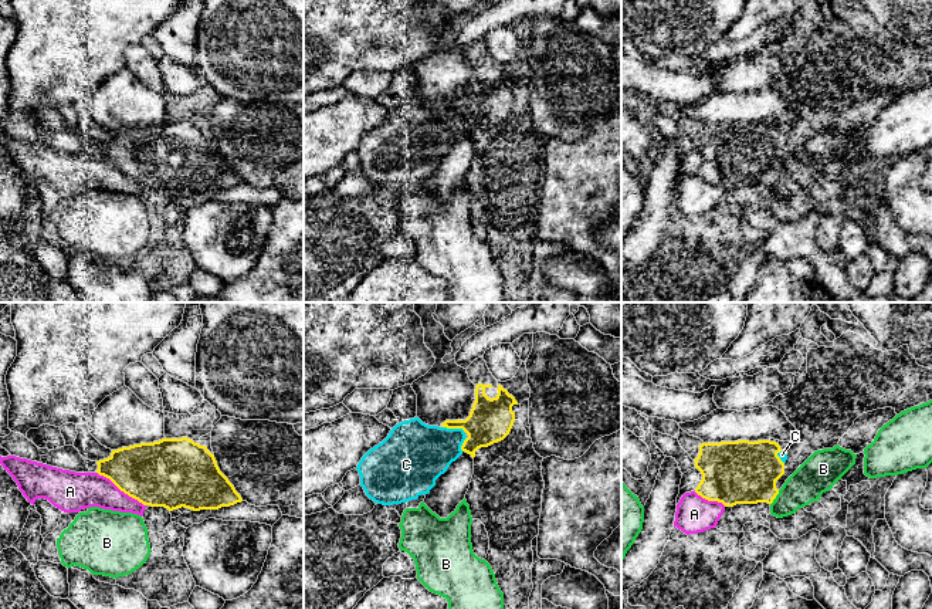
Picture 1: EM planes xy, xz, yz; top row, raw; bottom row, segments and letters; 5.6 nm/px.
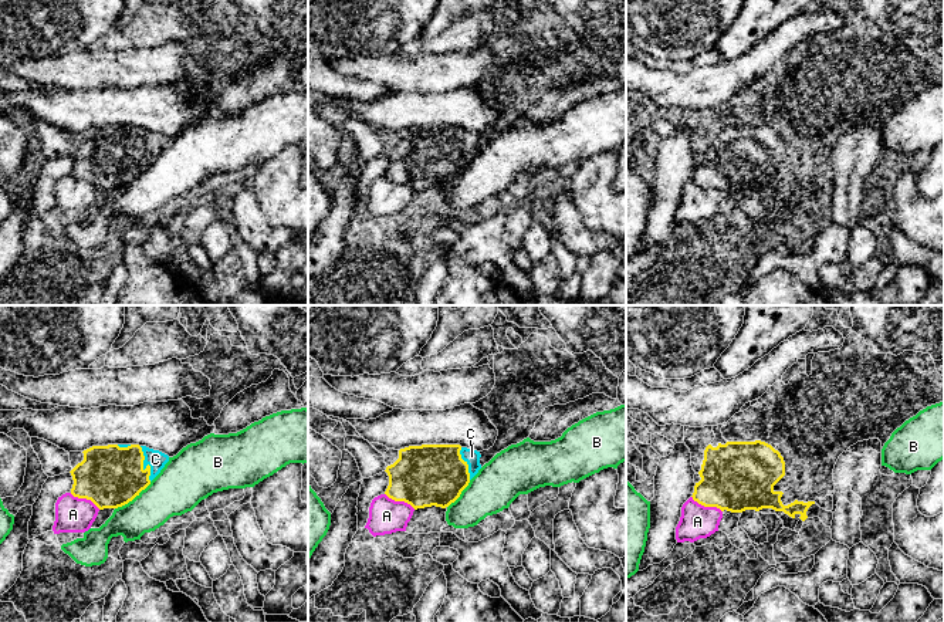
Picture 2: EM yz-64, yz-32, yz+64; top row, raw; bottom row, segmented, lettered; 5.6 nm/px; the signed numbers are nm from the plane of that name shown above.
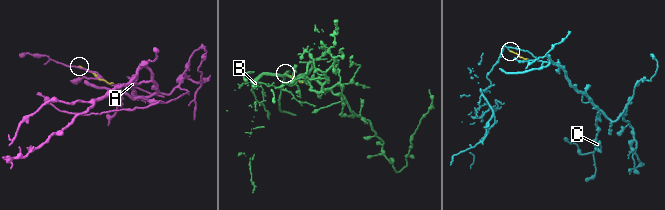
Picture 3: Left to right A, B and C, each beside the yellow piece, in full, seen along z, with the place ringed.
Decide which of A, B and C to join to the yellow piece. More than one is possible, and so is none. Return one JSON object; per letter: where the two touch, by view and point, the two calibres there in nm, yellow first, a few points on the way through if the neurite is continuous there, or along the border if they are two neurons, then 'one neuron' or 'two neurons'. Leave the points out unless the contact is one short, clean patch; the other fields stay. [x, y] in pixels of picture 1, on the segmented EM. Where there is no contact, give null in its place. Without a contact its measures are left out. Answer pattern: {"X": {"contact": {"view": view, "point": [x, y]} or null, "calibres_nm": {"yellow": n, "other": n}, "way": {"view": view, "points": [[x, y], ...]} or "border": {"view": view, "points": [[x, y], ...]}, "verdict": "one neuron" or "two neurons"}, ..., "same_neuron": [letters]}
{"A": {"contact": {"view": "xy", "point": [122, 490]}, "calibres_nm": {"yellow": 360, "other": 200}, "verdict": "two neurons"}, "B": {"contact": {"view": "yz", "point": [775, 497]}, "calibres_nm": {"yellow": 360, "other": 200}, "verdict": "two neurons"}, "C": {"contact": {"view": "xz", "point": [454, 428]}, "calibres_nm": {"yellow": 240, "other": 340}, "way": {"view": "xz", "points": [[490, 420], [484, 426], [454, 428], [433, 449], [419, 453]]}, "verdict": "one neuron"}, "same_neuron": ["C"]}

